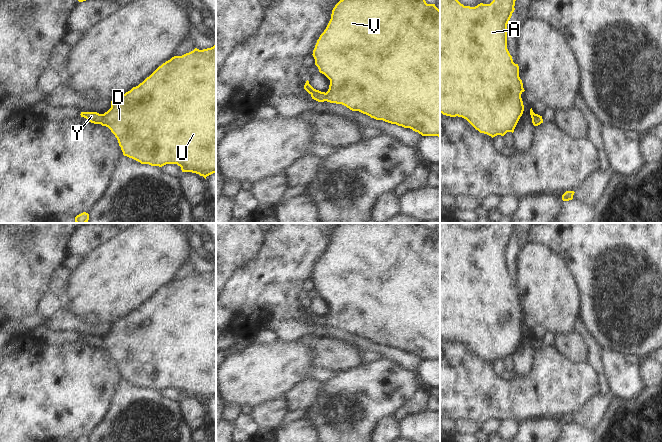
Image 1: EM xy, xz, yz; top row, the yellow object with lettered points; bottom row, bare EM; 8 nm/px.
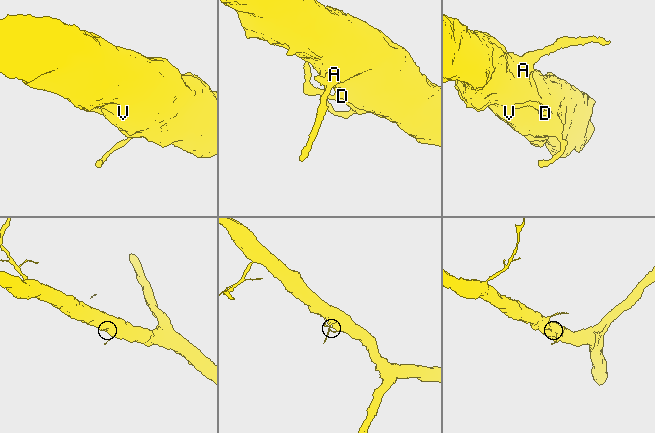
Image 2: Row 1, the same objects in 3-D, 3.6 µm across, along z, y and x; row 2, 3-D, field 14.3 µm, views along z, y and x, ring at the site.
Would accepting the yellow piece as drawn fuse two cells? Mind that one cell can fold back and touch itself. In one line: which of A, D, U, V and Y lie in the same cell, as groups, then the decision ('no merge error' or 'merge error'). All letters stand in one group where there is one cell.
A D U V Y | no merge error

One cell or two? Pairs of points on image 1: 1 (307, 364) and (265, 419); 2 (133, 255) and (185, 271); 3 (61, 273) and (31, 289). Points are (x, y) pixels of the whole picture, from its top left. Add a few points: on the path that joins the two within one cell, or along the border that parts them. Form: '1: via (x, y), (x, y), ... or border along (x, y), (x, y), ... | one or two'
1: border along (282, 397), (264, 402), (259, 406) | two
2: border along (188, 260), (174, 279) | two
3: border along (62, 265), (52, 276), (49, 292) | two

